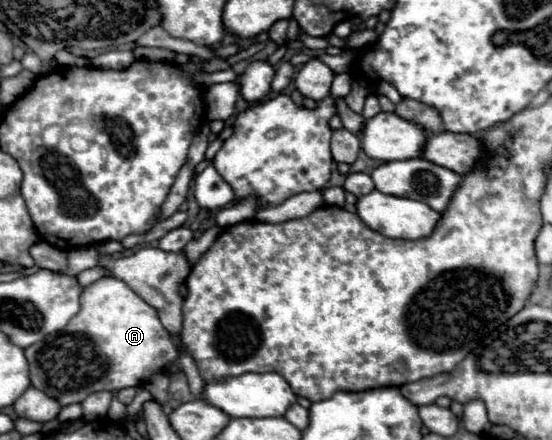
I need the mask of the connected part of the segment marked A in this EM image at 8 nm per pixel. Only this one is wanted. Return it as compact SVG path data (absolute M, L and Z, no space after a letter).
M101 277L87 285L79 295L79 313L55 335L25 349L29 361L31 385L49 397L55 397L61 407L71 403L83 403L87 395L95 391L119 391L125 387L139 387L149 381L151 375L169 367L177 359L177 347L171 335L163 329L157 311L149 307L137 293L133 293L123 281L115 277Z

